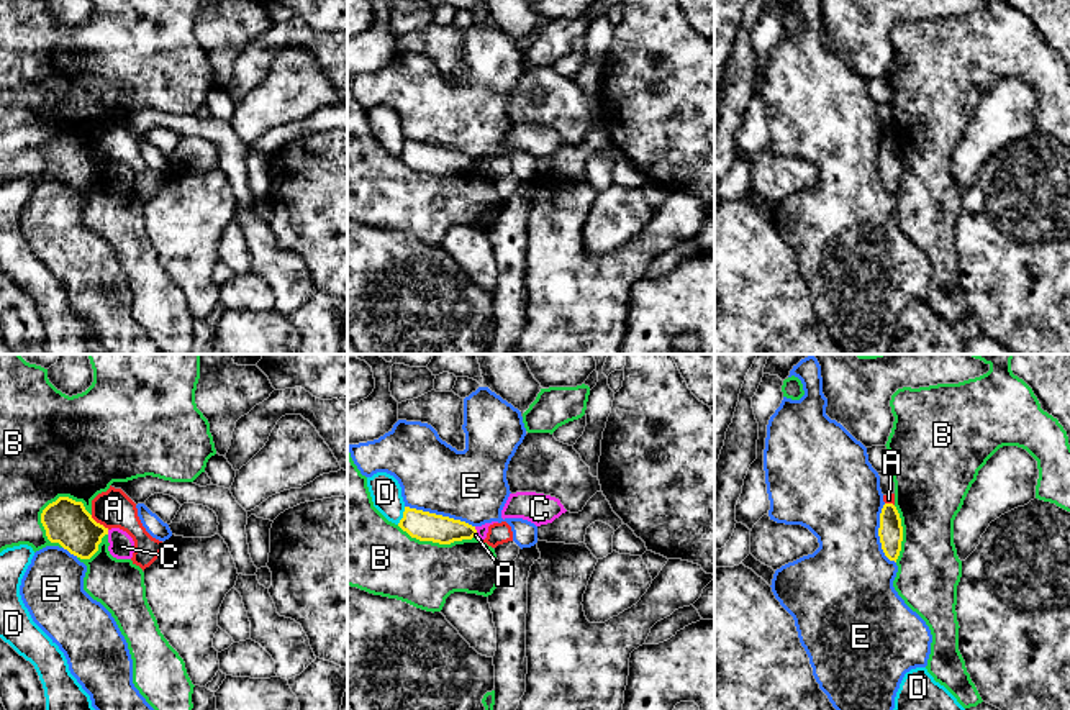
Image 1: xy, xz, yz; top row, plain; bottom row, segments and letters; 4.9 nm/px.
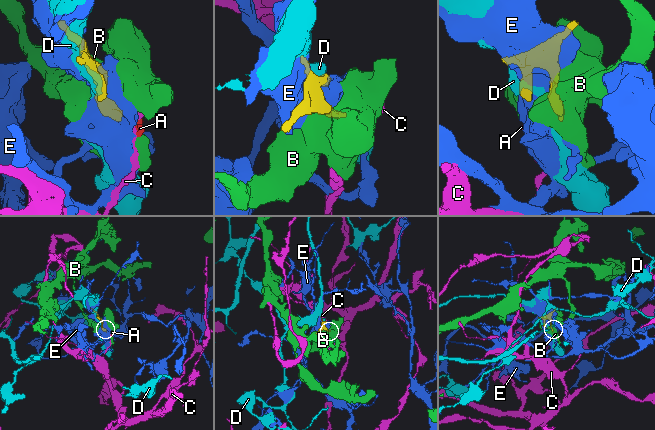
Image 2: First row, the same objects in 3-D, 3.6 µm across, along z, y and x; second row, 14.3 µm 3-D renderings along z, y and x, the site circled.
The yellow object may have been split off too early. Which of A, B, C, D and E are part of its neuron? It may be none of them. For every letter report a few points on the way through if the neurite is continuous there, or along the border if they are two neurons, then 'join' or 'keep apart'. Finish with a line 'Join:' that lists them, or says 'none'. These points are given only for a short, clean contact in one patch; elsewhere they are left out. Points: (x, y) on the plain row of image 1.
A: border along xy (90, 148), (108, 161); keep apart
B: keep apart
C: border along xz (474, 159), (477, 166); keep apart
D: keep apart
E: keep apart
Join: none

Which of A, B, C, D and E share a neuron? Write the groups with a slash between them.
A / B / C / D / E

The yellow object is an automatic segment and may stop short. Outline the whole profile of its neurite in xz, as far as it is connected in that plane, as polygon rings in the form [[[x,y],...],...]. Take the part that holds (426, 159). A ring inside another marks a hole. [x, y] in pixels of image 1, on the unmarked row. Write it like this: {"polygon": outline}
{"polygon": [[[405,139],[398,159],[411,171],[451,177],[454,174],[472,172],[477,167],[475,159],[449,149]]]}

